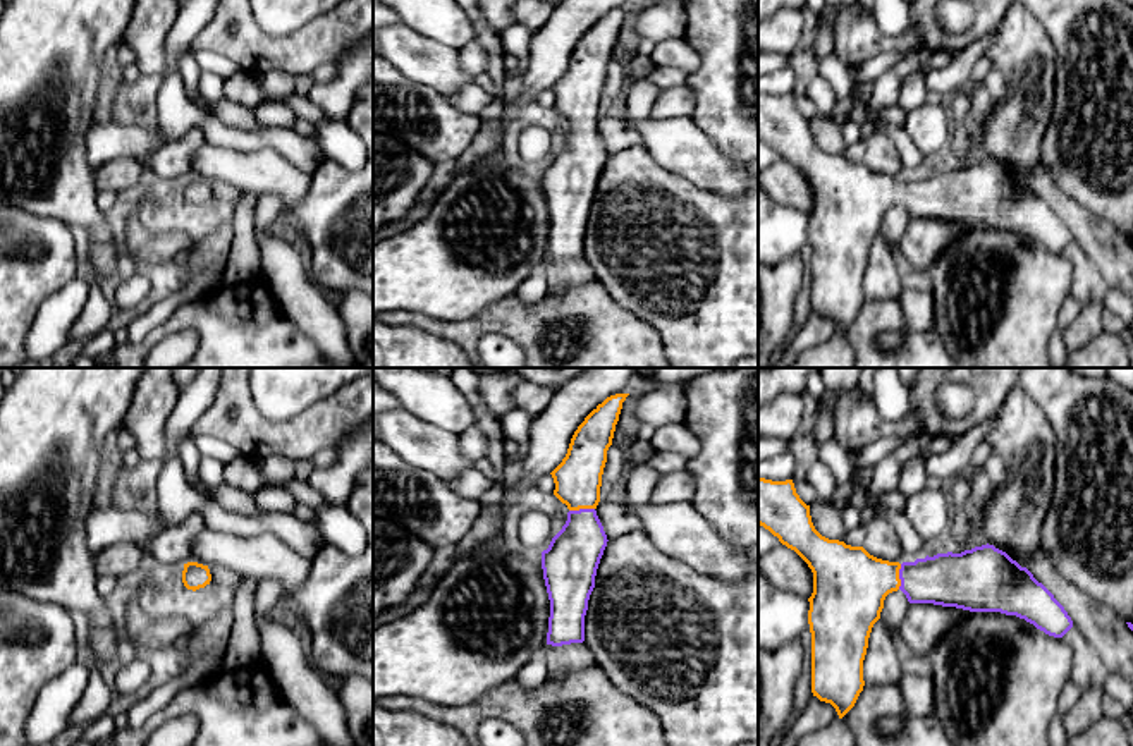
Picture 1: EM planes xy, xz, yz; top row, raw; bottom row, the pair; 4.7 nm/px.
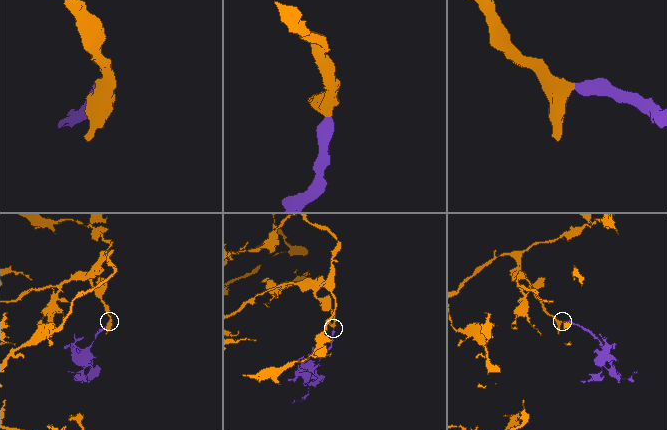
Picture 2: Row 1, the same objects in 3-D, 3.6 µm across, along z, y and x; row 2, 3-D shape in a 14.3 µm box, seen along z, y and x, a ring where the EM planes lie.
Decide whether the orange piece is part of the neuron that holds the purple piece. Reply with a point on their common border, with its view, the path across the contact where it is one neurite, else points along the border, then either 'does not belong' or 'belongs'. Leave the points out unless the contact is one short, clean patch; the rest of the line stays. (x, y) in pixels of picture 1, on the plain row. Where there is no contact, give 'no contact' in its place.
contact xz (581, 124); way xz (571, 176), (581, 157), (581, 124), (578, 93); belongs

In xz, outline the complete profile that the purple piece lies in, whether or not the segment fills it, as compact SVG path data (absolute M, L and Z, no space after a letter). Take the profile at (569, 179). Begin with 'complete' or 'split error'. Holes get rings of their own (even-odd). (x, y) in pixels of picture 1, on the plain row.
split error; M615 9L598 19L578 41L566 72L550 88L554 110L569 124L566 139L542 167L550 215L547 260L552 261L585 256L588 215L609 156L595 124L607 65L628 10Z

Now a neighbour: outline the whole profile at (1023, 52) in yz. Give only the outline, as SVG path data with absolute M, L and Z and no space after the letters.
M1016 0L997 24L997 36L985 58L1006 77L1006 95L994 105L980 134L989 160L1028 184L1028 170L1042 162L1042 143L1056 105L1056 46L1042 22Z

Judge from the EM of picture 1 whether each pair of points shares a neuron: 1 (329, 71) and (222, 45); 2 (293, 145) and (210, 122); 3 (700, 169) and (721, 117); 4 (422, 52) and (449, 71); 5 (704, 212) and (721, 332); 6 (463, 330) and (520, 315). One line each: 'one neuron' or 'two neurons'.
1: two neurons
2: one neuron
3: two neurons
4: one neuron
5: one neuron
6: one neuron

